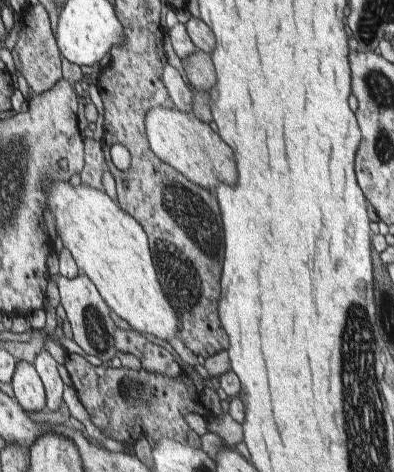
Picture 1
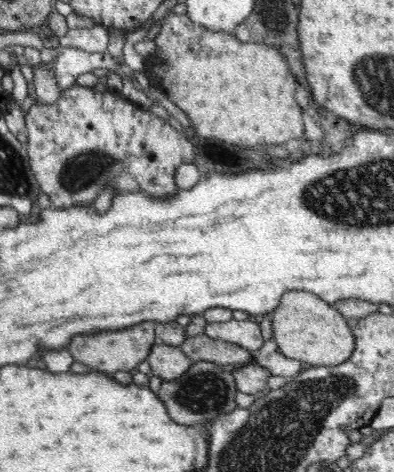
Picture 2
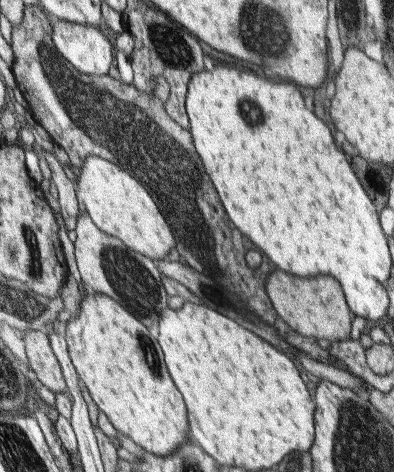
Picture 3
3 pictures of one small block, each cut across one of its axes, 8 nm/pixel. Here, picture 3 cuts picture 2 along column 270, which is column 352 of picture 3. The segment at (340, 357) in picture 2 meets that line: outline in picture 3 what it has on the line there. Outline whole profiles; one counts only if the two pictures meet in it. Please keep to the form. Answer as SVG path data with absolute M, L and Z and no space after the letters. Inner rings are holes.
M275 270L269 274L265 284L265 294L273 304L273 310L289 324L297 334L309 336L309 338L325 338L327 342L347 340L351 330L353 312L349 310L349 304L345 300L345 292L341 290L339 300L339 282L333 276L313 276L313 278L301 278L293 276L281 270Z

